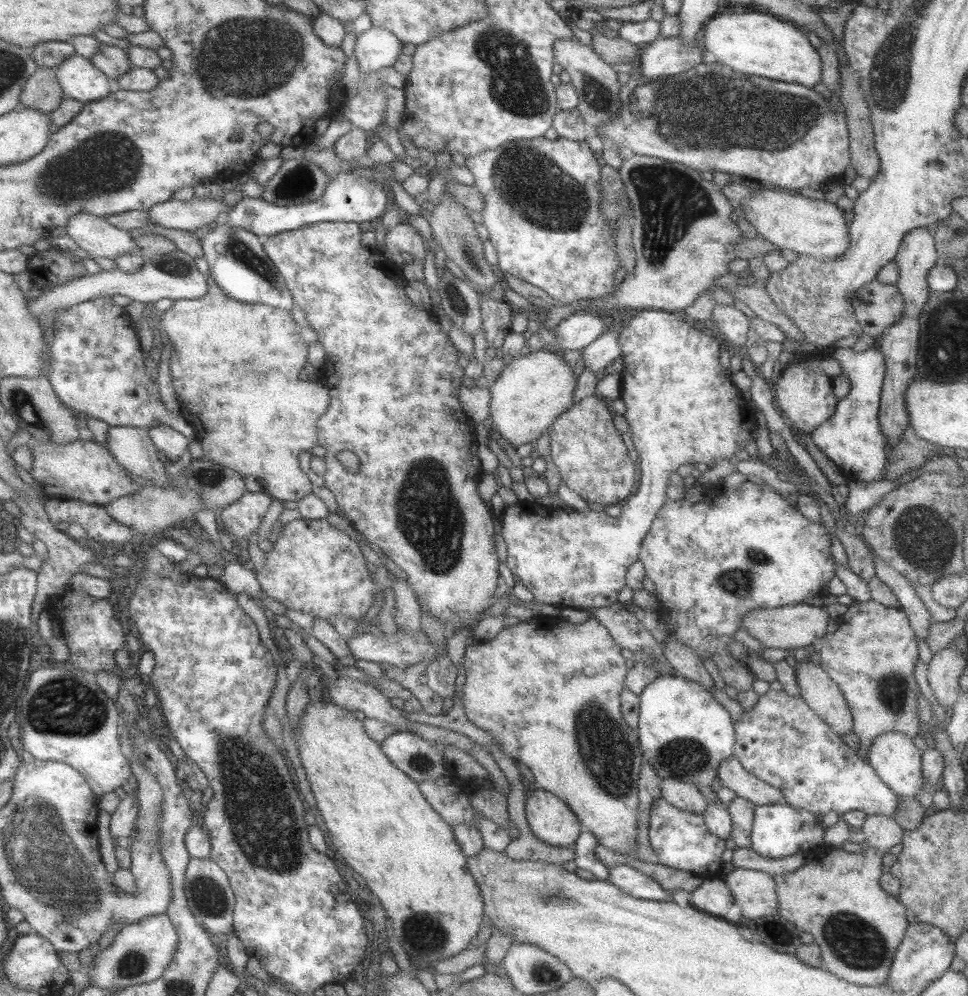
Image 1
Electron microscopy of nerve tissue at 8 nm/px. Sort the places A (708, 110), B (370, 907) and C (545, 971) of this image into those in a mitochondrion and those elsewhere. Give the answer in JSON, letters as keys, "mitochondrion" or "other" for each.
{"A":"mitochondrion","B":"other","C":"mitochondrion"}

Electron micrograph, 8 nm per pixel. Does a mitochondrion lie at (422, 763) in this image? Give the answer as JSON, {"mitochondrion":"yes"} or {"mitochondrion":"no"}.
{"mitochondrion":"yes"}

